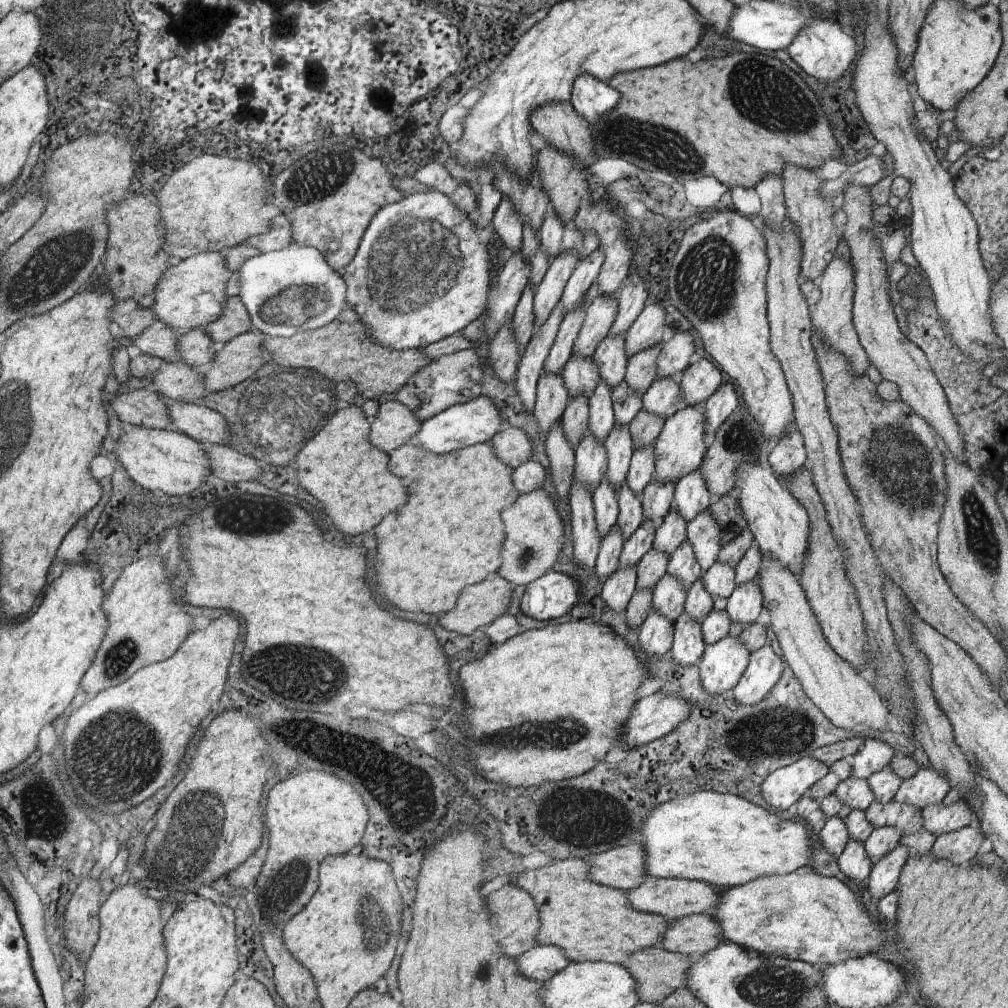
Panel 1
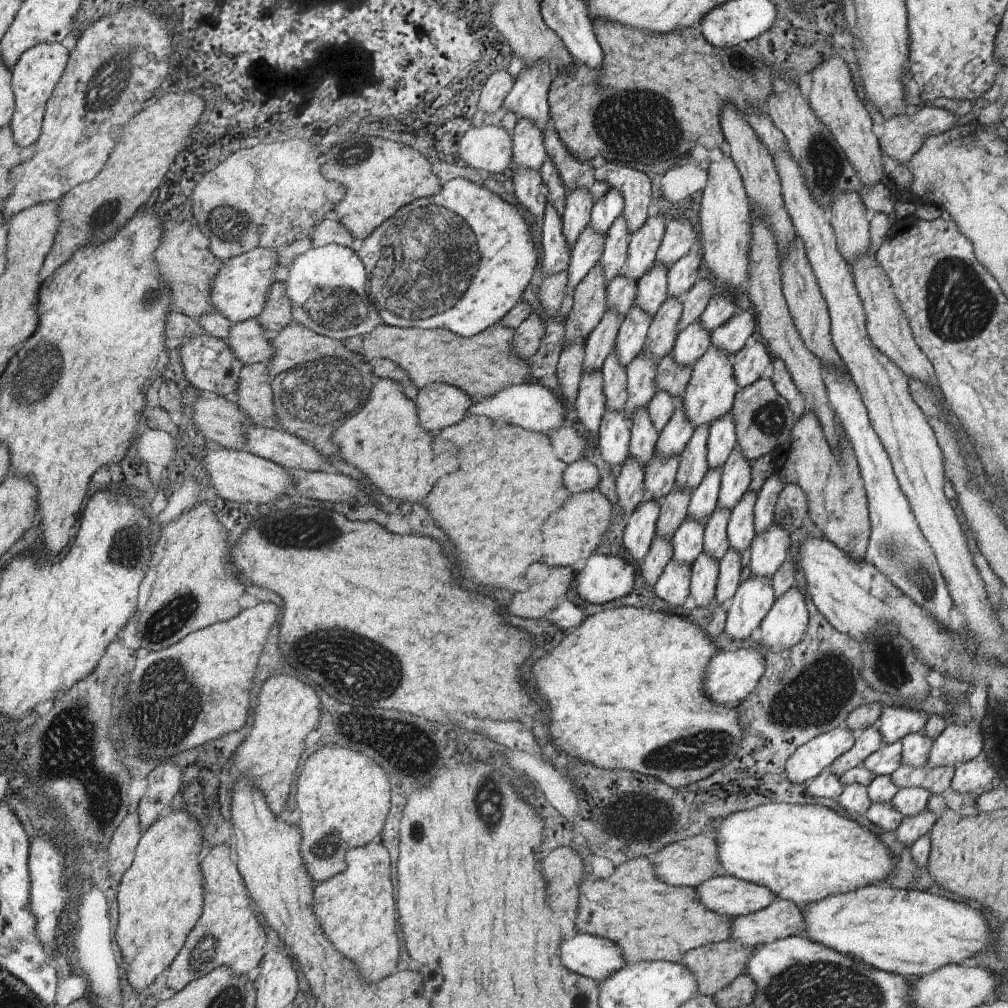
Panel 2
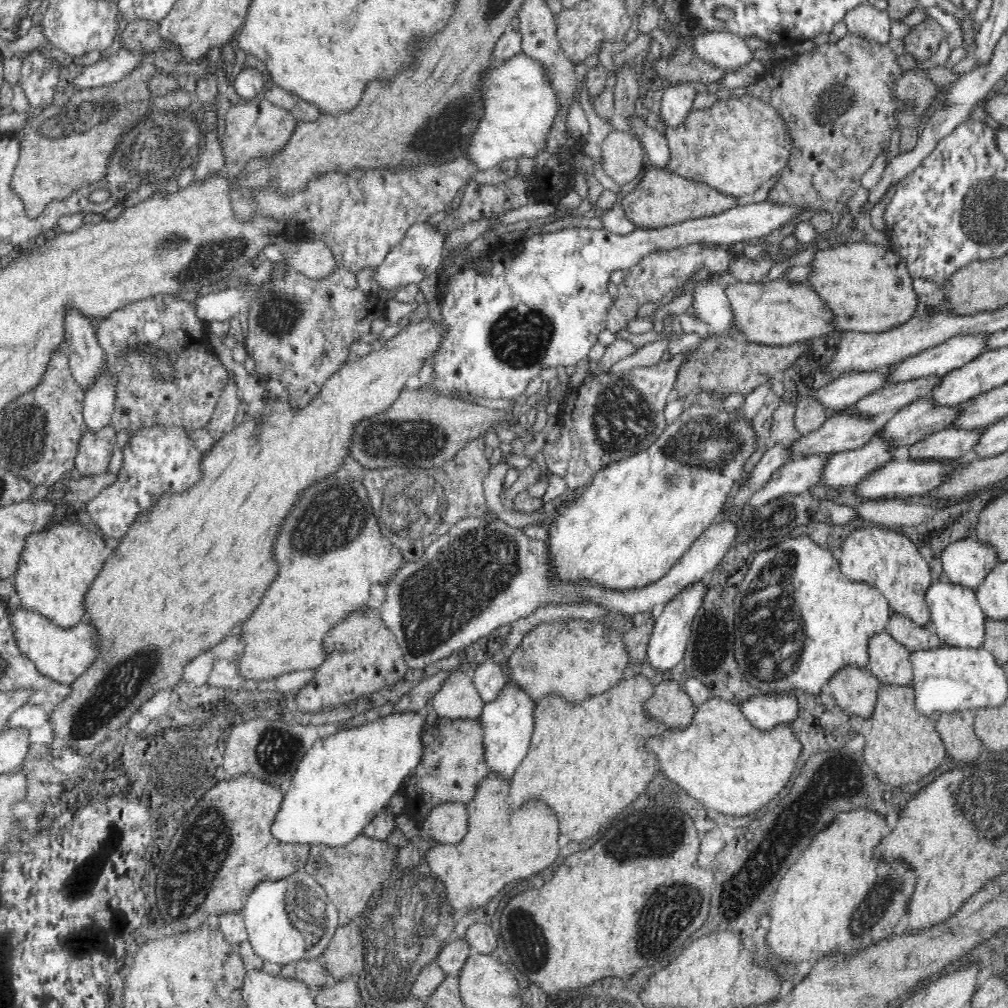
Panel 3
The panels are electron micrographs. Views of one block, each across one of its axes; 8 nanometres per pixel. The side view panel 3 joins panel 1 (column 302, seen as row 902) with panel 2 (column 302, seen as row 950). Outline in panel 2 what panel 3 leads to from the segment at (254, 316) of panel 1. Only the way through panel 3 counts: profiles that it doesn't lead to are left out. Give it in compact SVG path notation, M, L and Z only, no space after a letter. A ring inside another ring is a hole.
M336 243L315 247L299 255L290 266L290 276L282 284L291 300L293 322L342 341L386 324L384 311L375 307L368 290L368 272L356 248Z

